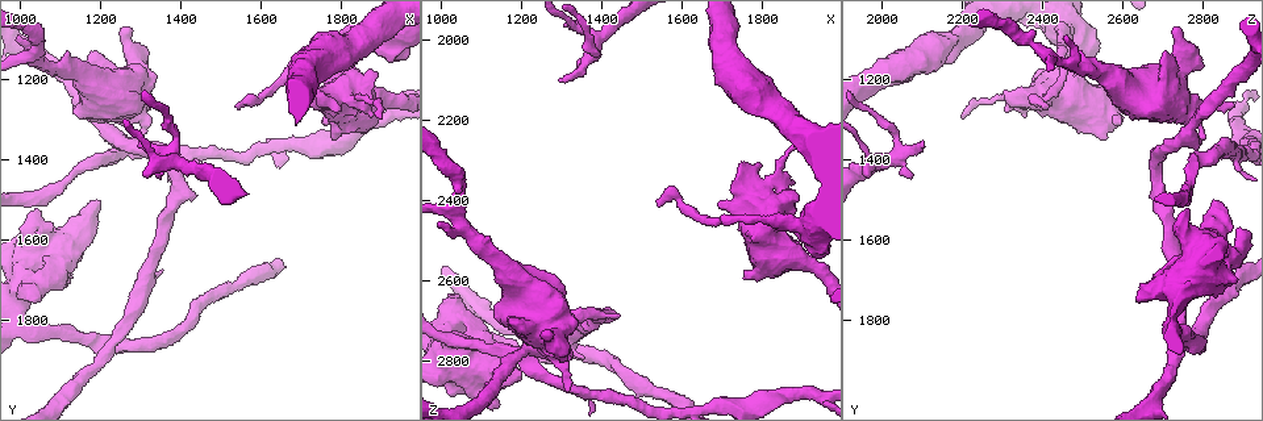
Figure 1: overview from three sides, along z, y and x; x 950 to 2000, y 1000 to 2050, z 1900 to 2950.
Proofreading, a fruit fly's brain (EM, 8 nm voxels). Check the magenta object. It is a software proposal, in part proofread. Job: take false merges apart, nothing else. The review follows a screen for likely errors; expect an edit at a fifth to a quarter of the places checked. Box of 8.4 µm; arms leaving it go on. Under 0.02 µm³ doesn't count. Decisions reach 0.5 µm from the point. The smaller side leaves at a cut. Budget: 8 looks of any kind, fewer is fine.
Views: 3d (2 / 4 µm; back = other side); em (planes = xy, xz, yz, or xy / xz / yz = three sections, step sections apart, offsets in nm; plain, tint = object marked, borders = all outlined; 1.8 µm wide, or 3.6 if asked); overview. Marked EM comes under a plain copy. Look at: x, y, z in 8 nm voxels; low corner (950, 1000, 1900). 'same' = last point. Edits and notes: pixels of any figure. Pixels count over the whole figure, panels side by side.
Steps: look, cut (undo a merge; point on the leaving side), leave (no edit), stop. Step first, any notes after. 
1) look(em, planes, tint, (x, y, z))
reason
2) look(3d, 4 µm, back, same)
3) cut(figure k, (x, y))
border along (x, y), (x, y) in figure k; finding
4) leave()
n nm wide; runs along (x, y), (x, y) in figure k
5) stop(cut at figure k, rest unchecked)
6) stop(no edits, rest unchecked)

look(em, 3.6 µm, planes, tint, (1085, 1645, 2820))
sudden change in width

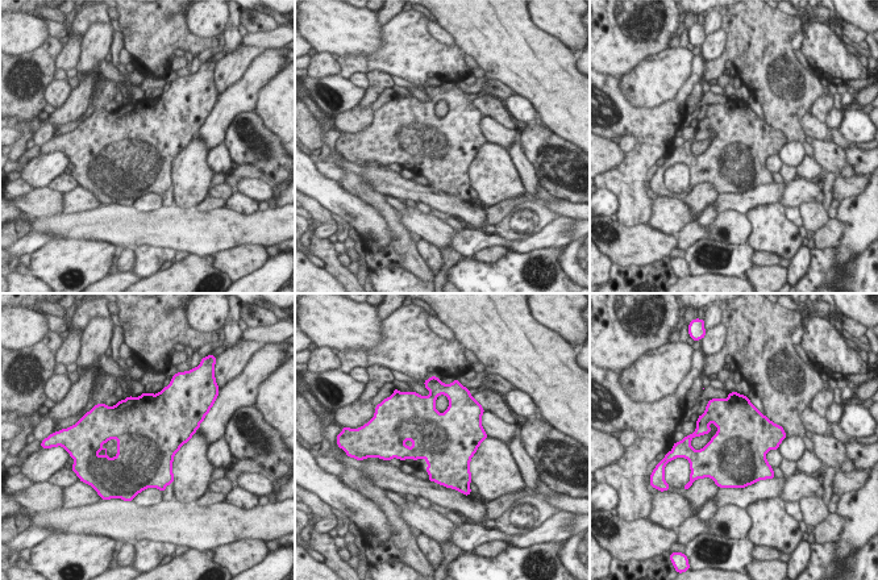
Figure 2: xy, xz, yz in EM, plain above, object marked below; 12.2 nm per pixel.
leave()
700 nm wide; one cell here

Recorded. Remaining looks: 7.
look(3d, 4 µm, (1395, 1400, 2005))
branch point

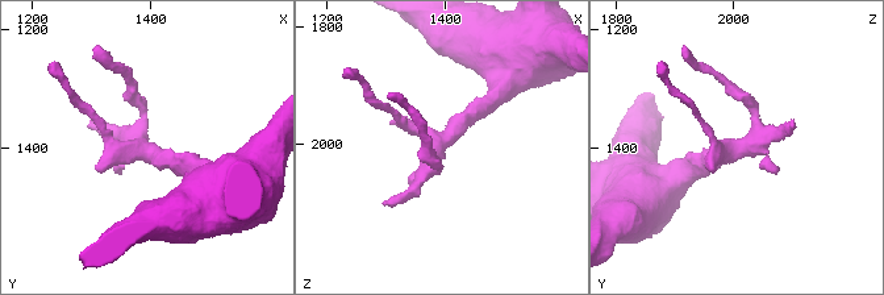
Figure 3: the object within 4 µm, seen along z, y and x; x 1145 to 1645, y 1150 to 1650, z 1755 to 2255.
look(em, xz, step 4, tint, (1390, 1405, 1995))
shape alone is not enough

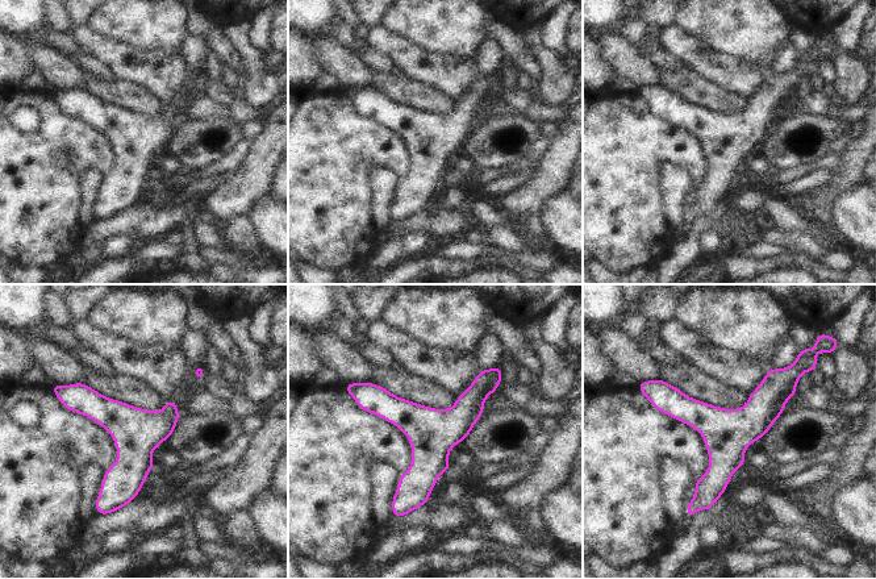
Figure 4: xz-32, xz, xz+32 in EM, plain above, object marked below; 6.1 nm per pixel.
look(em, planes, borders, same)
another direction

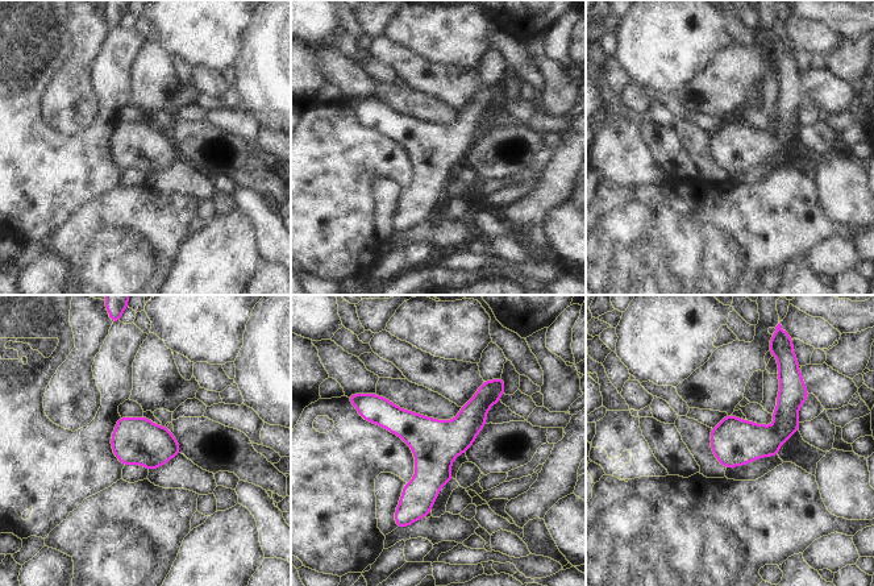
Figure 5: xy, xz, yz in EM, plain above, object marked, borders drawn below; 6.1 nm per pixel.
leave()
runs along (498, 391), (457, 428), (365, 415) in figure 5; all the same cell

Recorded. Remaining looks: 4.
look(3d, 2 µm, (1210, 1860, 2780))
abrupt turn

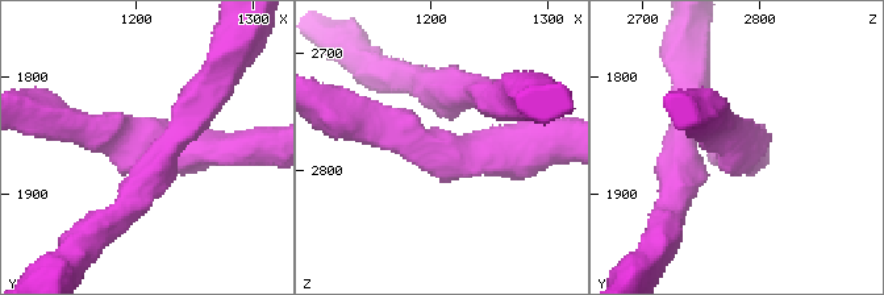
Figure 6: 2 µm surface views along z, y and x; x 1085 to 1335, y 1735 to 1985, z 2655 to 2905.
look(em, planes, tint, (1216, 1860, 2782))
4 arms

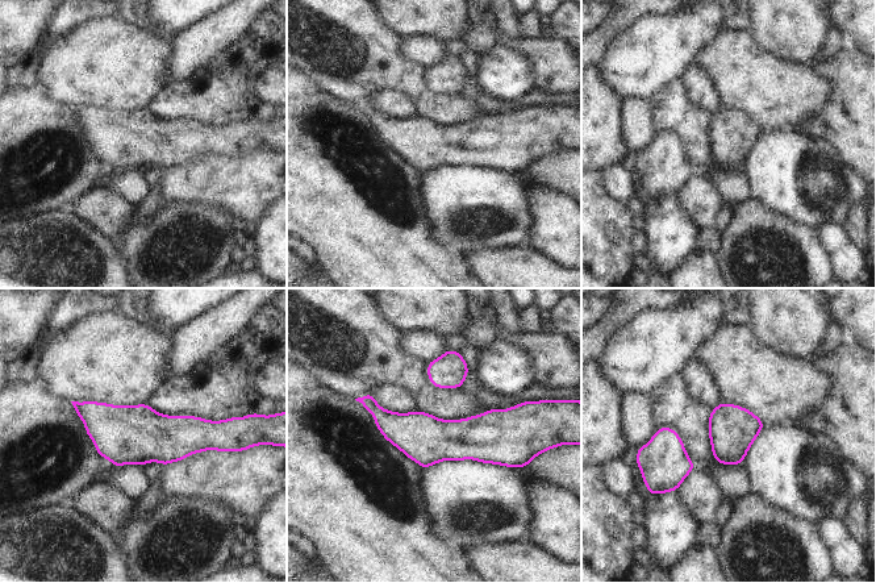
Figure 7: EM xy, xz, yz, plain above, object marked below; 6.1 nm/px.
leave()
280 nm wide; runs along (364, 400), (411, 433), (513, 429) in figure 7; one cell here

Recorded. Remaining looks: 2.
stop(no edits, rest unchecked)

